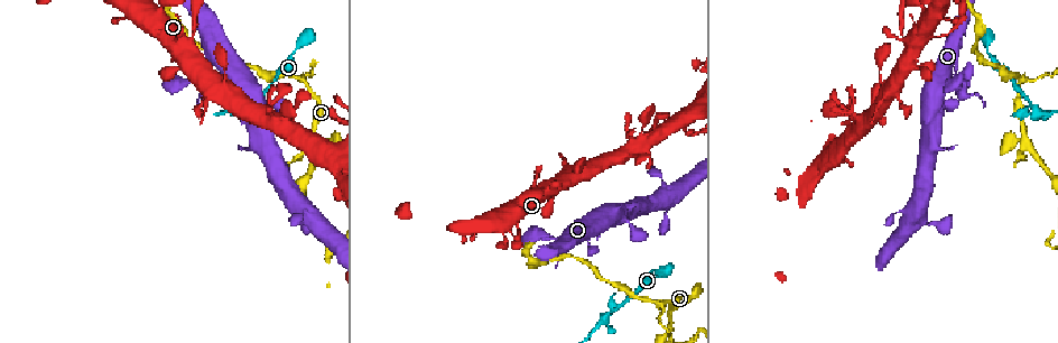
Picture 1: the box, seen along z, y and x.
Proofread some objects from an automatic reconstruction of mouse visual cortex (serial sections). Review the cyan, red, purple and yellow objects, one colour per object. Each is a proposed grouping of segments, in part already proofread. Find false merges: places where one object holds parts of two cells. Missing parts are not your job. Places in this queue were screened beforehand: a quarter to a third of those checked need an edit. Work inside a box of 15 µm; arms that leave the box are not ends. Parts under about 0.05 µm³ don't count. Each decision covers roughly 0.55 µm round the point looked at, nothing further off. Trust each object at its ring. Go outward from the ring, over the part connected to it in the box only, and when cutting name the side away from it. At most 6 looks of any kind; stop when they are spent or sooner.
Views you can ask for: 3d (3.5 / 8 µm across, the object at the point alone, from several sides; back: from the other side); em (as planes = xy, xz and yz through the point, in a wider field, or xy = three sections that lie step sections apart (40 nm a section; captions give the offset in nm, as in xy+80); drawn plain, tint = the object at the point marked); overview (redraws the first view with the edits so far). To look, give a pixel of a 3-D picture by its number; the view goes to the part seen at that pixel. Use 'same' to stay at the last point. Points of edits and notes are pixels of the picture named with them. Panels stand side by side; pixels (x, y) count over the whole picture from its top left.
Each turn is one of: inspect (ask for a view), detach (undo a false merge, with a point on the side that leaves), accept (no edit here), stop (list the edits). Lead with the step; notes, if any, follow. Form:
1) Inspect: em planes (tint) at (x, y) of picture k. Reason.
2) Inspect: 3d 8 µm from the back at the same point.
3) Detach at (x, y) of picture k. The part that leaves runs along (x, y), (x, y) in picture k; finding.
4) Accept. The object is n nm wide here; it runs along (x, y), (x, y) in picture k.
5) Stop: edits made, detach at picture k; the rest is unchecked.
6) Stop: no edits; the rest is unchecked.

Inspect: 3d 8 µm at (557, 237) of picture 1. A fork.

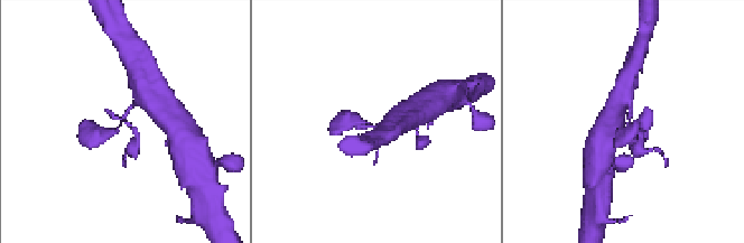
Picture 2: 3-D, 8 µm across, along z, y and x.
Inspect: 3d 3.5 µm from the back at (374, 128) of picture 2. Zoom in.

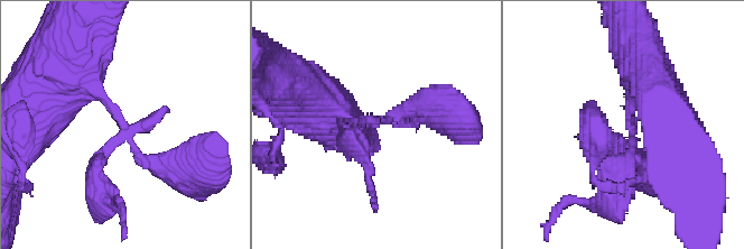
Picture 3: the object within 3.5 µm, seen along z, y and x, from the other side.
Inspect: em xy step 3 (tint) at (124, 125) of picture 3.

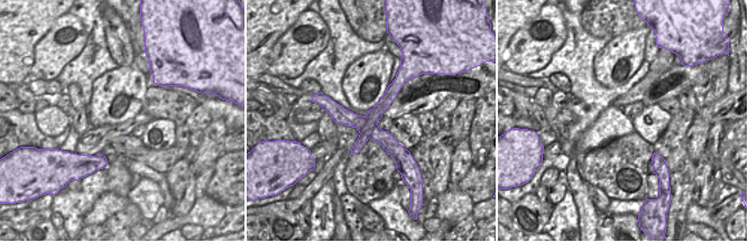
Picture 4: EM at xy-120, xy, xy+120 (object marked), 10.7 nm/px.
Detach at (608, 162) of picture 3. A border runs along (377, 123), (369, 137) in picture 4; a second cell is stuck on.

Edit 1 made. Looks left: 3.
Inspect: em xy step 5 (tint) at (1032, 104) of picture 1. Arms part here.

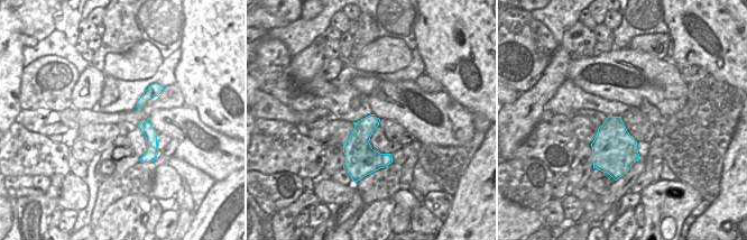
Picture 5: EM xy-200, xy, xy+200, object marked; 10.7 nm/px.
Inspect: 3d 3.5 µm at the same point.

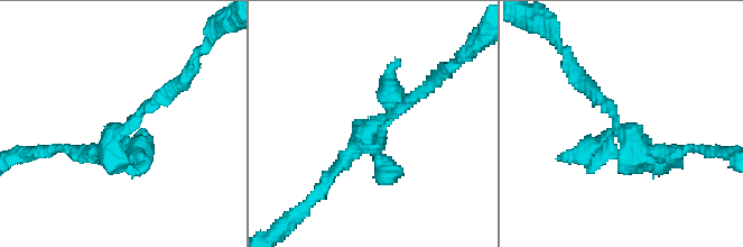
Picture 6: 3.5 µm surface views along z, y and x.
Detach at (581, 154) of picture 6. The part that leaves runs along (610, 130), (584, 154), (558, 157) in picture 6; a second cell is stuck on.

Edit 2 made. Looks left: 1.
Stop: edits made, detach at picture 3, detach at picture 6; the rest is unchecked.

